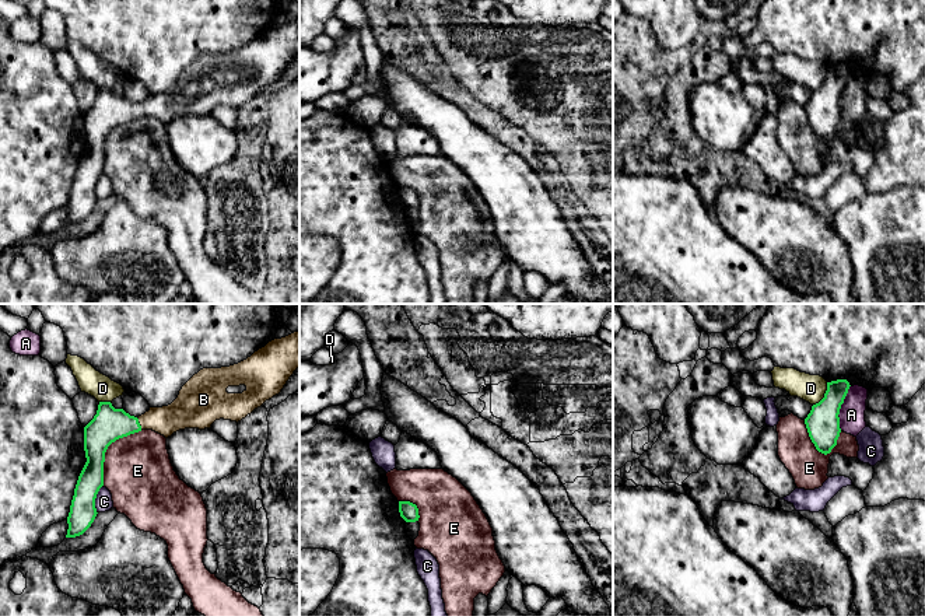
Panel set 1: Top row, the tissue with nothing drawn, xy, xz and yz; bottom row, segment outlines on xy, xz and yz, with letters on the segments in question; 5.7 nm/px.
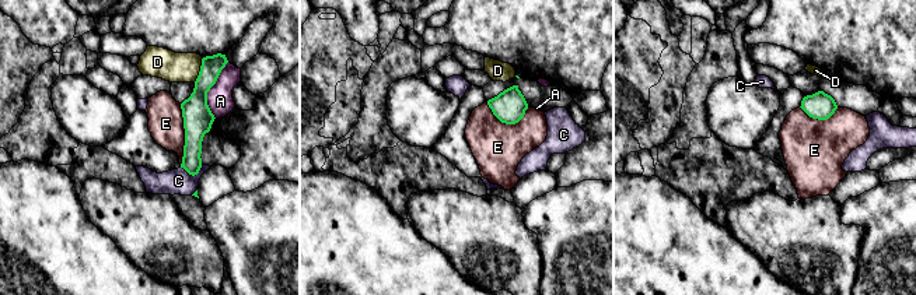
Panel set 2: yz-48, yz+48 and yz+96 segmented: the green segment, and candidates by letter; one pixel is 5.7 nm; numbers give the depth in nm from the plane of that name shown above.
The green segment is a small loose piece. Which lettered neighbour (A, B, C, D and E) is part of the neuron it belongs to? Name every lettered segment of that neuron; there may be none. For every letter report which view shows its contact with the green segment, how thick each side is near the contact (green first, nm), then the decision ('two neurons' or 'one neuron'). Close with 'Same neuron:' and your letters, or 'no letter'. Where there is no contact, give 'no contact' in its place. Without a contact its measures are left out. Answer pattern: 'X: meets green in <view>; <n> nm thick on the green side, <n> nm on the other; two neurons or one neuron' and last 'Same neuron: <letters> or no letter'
A: meets green in yz; 190 nm thick on the green side, 140 nm on the other; two neurons
B: meets green in xy; 190 nm thick on the green side, 170 nm on the other; one neuron
C: meets green in xy; 150 nm thick on the green side, 100 nm on the other; two neurons
D: meets green in yz; 190 nm thick on the green side, 160 nm on the other; two neurons
E: meets green in xy; 190 nm thick on the green side, 400 nm on the other; two neurons
Same neuron: B

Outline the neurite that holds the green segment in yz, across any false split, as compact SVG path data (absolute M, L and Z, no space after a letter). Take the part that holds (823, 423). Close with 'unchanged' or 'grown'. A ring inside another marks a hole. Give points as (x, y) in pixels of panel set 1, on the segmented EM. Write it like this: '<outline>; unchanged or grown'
M847 379L827 382L824 398L812 406L805 424L816 449L824 455L830 454L840 437L840 409L849 389Z; unchanged

